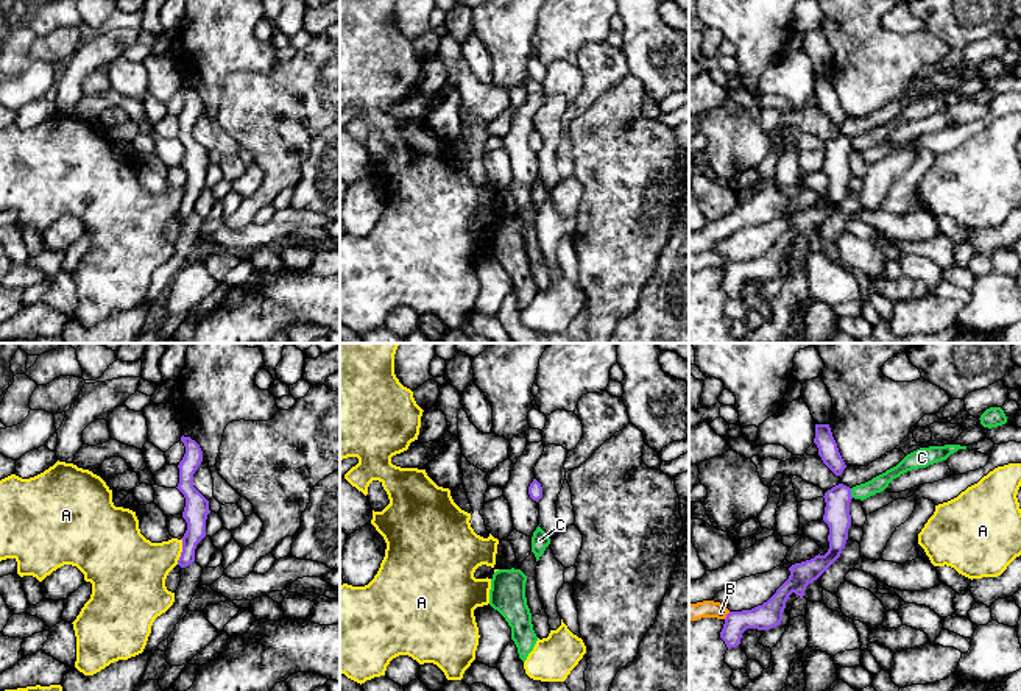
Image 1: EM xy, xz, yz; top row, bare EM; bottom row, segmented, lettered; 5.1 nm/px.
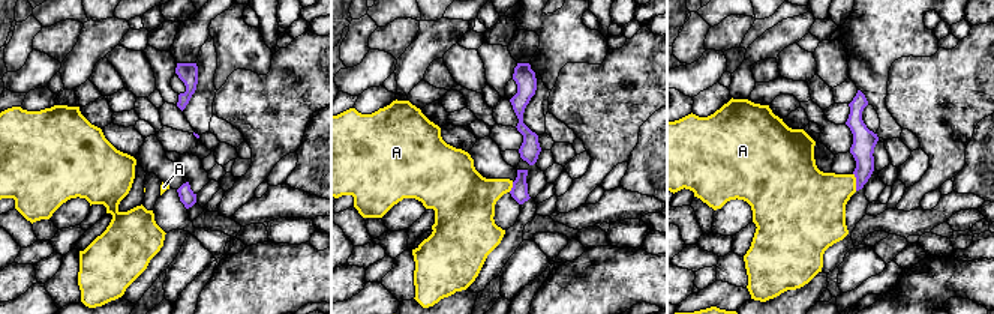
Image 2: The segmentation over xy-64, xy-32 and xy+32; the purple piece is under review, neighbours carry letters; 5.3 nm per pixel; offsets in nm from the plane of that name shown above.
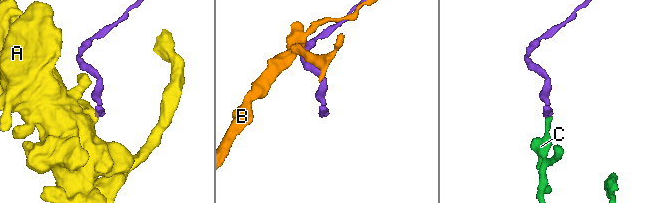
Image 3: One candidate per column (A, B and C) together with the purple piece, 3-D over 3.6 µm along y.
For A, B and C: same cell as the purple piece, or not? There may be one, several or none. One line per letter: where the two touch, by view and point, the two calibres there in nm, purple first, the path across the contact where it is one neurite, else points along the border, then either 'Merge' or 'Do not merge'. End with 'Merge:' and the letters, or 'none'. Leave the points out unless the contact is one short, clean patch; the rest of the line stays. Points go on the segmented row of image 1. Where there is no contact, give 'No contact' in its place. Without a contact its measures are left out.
A: Touches purple at xy (183, 551). Thickness 130 nm (purple) against 300 nm. Boundary: xy (181, 538), (181, 556), (176, 563). Do not merge
B: Touches purple at yz (727, 615). Thickness 140 nm (purple) against 100 nm. Do not merge
C: Touches purple at yz (850, 493). Thickness 130 nm (purple) against 90 nm. Boundary: yz (850, 489), (853, 496). Do not merge
Merge: none

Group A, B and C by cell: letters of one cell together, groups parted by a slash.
A / B / C

